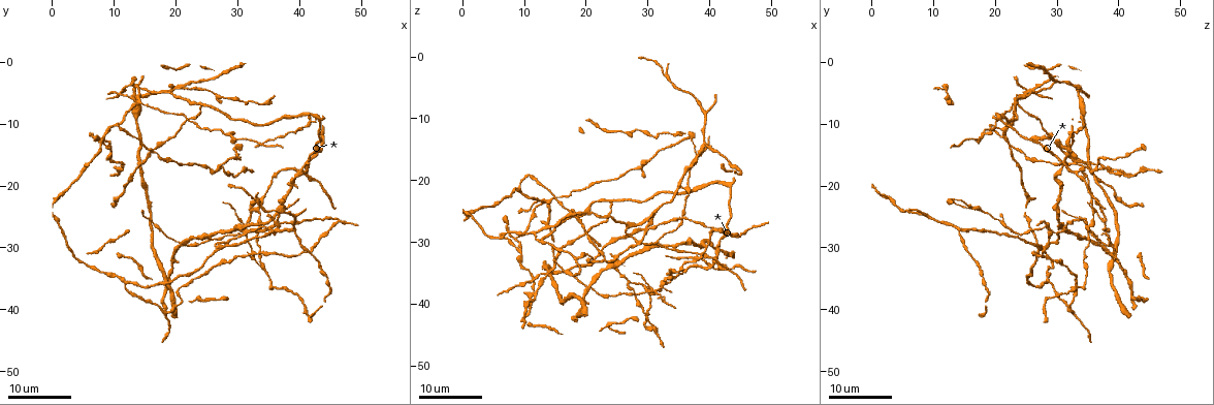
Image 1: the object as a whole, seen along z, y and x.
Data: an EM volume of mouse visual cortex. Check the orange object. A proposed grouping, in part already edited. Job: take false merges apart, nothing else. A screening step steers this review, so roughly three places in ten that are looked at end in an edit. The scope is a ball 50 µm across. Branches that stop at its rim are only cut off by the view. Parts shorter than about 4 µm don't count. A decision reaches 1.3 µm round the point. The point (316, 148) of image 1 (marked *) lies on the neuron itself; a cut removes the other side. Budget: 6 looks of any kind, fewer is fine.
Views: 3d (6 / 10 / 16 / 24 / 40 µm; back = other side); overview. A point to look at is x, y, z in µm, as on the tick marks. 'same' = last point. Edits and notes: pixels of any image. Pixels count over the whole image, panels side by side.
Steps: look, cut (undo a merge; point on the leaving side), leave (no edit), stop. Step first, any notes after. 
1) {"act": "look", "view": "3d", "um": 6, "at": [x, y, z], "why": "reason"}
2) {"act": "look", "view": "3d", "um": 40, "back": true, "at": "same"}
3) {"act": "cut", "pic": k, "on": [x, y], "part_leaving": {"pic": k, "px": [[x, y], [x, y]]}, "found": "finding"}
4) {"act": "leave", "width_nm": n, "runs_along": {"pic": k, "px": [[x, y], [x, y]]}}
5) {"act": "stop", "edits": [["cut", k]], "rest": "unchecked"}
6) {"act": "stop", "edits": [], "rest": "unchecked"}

{"act": "look", "view": "3d", "um": 24, "at": [39.0, 27.0, 14.0], "why": "three-way junction"}

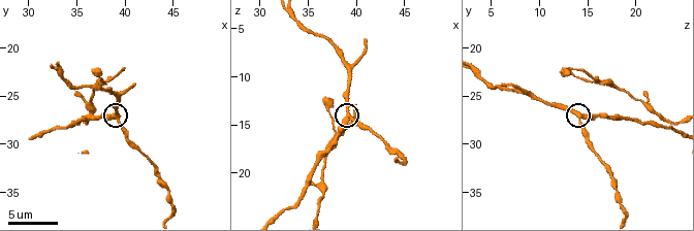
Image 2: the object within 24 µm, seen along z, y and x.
{"act": "look", "view": "3d", "um": 10, "at": [39.4, 27.4, 14.0], "why": "closer look"}

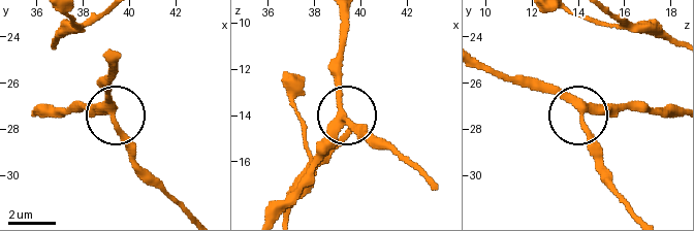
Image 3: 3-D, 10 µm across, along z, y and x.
{"act": "leave", "side_arm_um": 20, "arms": 3, "found": "all the same neuron"}

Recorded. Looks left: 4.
{"act": "look", "view": "3d", "um": 16, "at": [38.0, 23.5, 16.0], "why": "sudden change in width"}

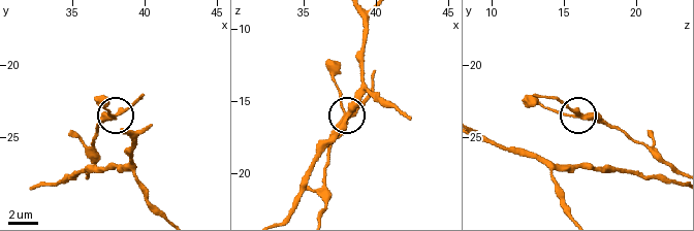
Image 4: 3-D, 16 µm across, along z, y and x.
{"act": "look", "view": "3d", "um": 6, "at": "same"}

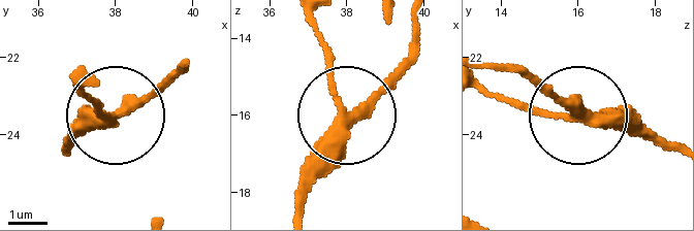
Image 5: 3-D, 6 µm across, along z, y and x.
{"act": "leave", "runs_along": {"pic": 5, "px": [[293, 208], [339, 110], [316, 25]]}, "found": "continuous, no second neuron"}

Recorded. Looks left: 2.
{"act": "look", "view": "3d", "um": 16, "at": [14.0, 6.5, 23.5], "why": "thin arm on a thick one"}

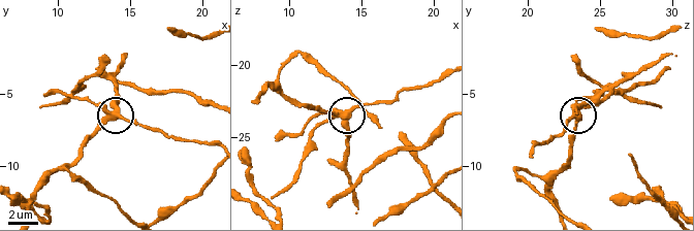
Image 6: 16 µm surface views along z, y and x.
{"act": "look", "view": "3d", "um": 10, "at": [14.2, 6.4, 23.2]}

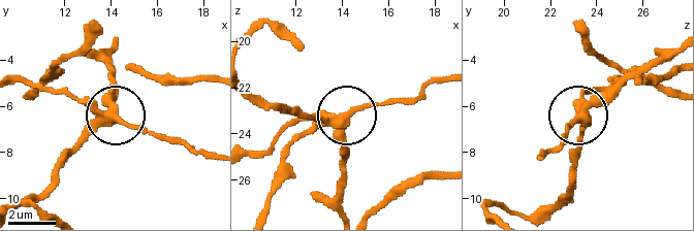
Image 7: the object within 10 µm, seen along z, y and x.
{"act": "cut", "pic": 7, "on": [137, 128], "side_arm_um": 45, "arms": 4, "found": "two neurons meet here"}

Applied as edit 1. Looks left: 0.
{"act": "stop", "edits": [["cut", 7]], "rest": "unchecked"}

